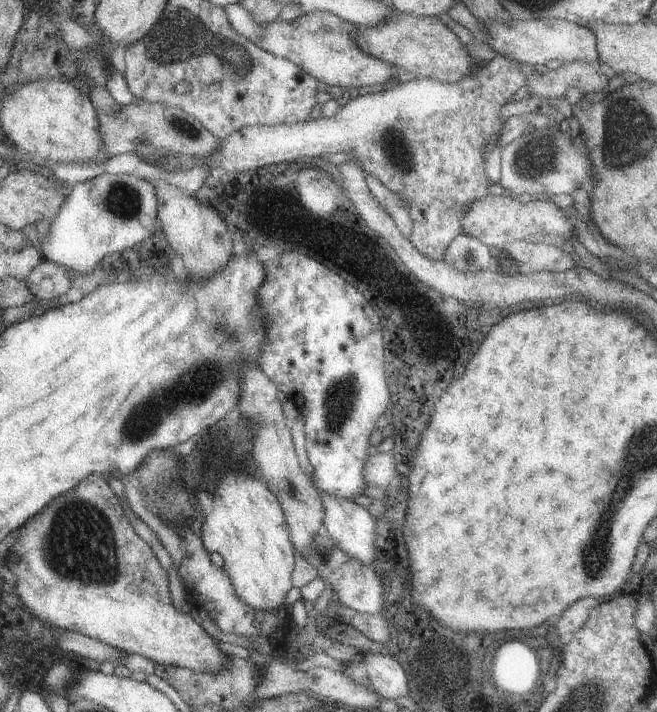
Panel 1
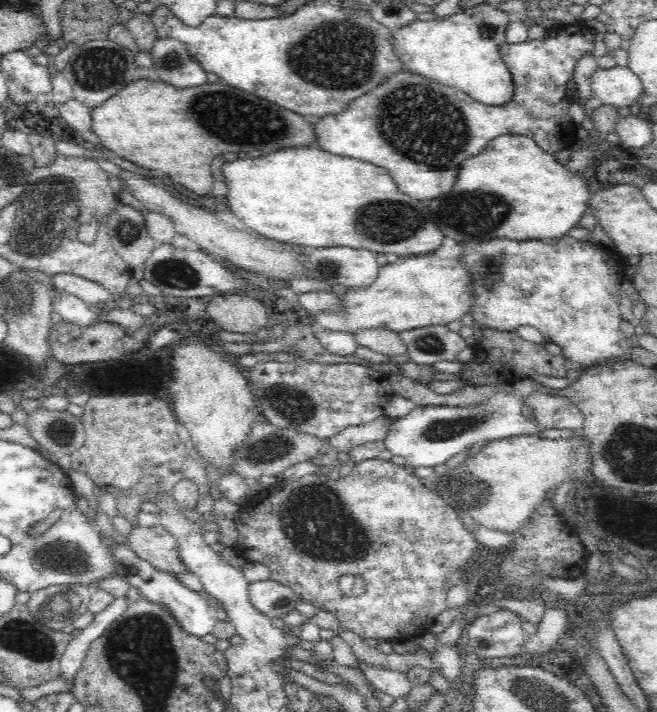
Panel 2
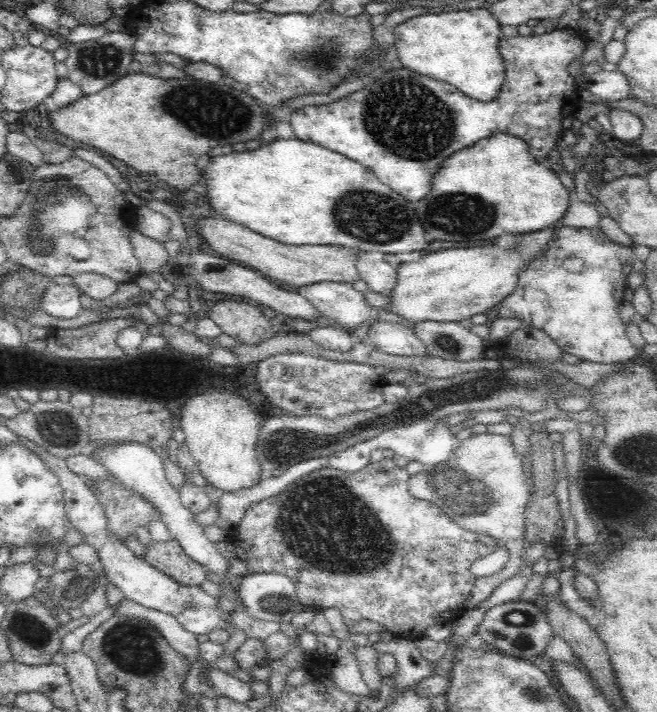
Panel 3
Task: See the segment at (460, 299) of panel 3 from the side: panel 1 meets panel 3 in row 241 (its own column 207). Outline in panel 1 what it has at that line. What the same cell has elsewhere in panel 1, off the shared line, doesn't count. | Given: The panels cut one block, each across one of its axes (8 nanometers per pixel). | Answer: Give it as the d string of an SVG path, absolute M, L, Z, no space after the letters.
M238 463L235 465L236 472L229 470L213 494L209 494L201 542L207 552L221 556L235 594L247 606L261 612L284 609L285 594L292 587L295 554L283 511L275 495L259 481L255 472L247 472L243 466L240 472Z

